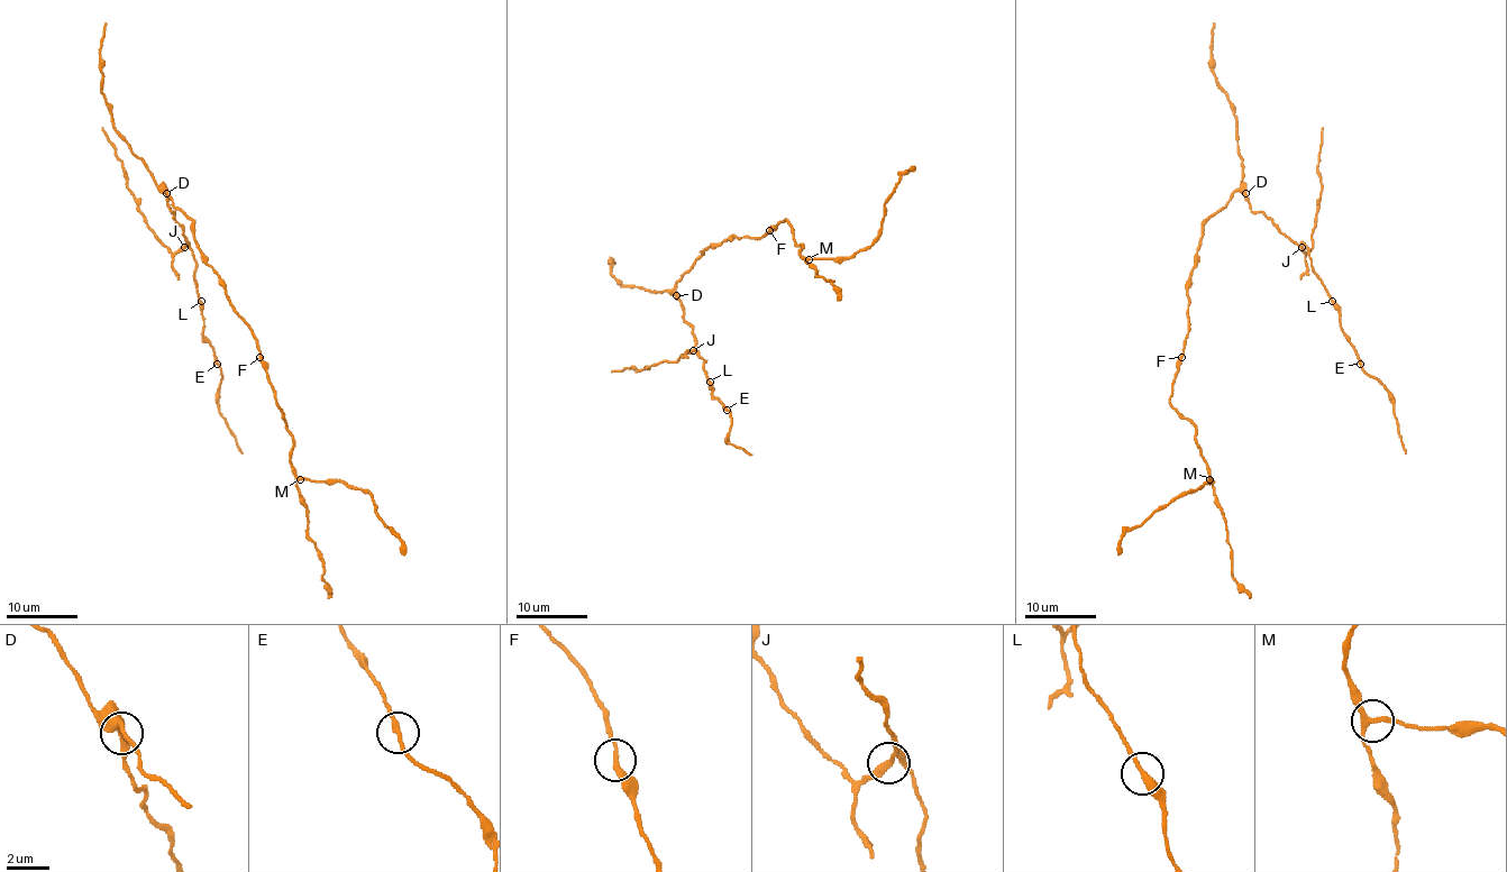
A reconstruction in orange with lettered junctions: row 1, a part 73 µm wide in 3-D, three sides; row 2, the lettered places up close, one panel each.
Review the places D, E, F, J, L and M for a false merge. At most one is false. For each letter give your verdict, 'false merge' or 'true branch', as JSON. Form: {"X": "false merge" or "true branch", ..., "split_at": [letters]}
{"D": "true branch", "E": "true branch", "F": "true branch", "J": "false merge", "L": "true branch", "M": "true branch", "split_at": ["J"]}

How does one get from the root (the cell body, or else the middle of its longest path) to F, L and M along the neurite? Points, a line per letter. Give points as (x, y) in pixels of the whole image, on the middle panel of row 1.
F: (713, 247), (734, 236), (760, 238), (769, 230)
L: (713, 247), (703, 253), (676, 284), (683, 319), (695, 340), (694, 351), (704, 360), (710, 382)
M: (713, 247), (734, 236), (760, 238), (785, 220), (793, 229), (796, 245), (802, 245), (800, 254), (809, 259)

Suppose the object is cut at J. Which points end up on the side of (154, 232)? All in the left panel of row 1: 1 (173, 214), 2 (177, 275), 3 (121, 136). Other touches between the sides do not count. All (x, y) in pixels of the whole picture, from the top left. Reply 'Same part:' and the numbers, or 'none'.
Same part: 2

